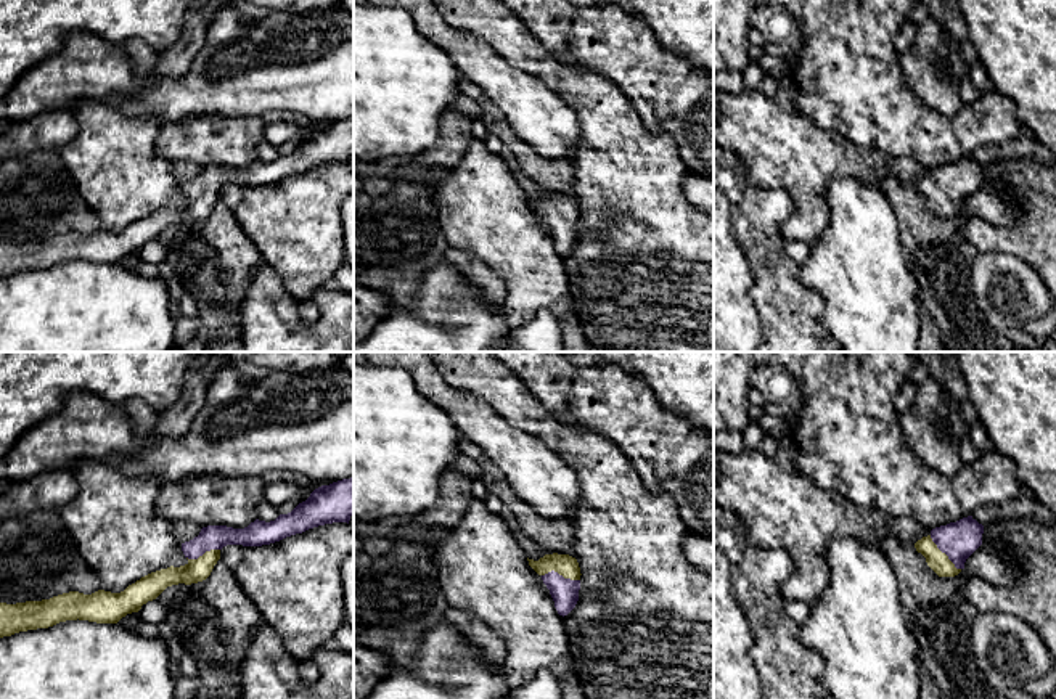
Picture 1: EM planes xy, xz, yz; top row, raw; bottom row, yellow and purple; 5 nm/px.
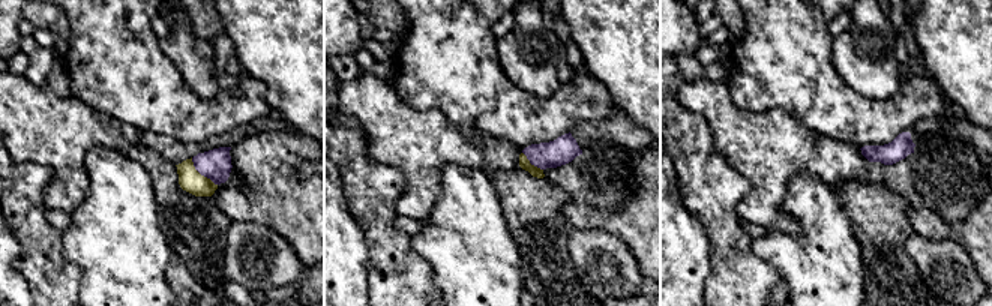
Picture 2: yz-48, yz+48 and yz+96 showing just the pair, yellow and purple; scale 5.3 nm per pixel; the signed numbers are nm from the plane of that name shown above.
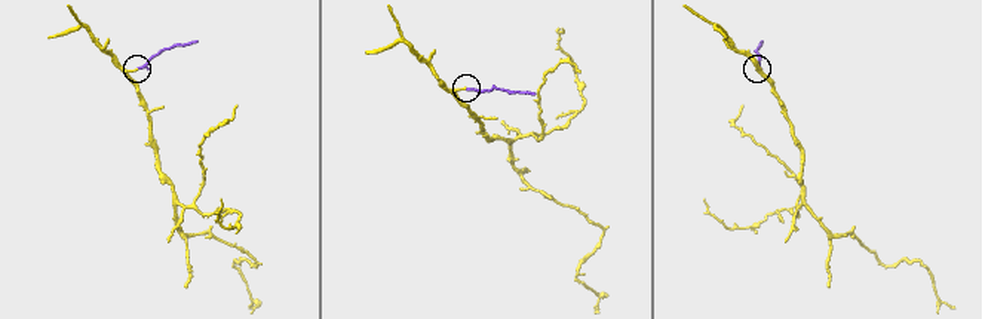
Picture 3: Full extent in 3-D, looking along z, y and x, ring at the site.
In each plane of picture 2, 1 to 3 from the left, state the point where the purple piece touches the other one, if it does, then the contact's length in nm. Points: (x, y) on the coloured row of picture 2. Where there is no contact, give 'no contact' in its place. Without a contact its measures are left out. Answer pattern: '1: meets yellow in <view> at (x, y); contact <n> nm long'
1: meets yellow in yz-48 at (200, 174); contact 200 nm long
2: meets yellow in yz+48 at (530, 164); contact 150 nm long
3: no contact

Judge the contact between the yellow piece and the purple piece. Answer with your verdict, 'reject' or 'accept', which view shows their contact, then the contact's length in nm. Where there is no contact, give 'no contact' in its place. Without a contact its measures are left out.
accept | yz | 240 nm

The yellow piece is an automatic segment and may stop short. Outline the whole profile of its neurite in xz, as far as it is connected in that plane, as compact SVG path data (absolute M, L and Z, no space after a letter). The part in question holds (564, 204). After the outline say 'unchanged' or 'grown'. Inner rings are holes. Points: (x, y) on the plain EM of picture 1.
M545 194L538 201L529 199L529 206L542 217L555 241L559 255L567 255L579 241L580 207L569 194Z | grown

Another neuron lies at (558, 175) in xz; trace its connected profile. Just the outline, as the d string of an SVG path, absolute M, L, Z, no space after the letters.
M506 121L490 122L489 130L516 156L527 177L546 191L575 198L575 166L572 161L540 156L514 133Z

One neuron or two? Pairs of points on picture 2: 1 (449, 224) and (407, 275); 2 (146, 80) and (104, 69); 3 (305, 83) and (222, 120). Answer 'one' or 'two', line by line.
1: two
2: one
3: two

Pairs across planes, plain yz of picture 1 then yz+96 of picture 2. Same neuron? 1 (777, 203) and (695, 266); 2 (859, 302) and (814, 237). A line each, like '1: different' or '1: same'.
1: different
2: same

